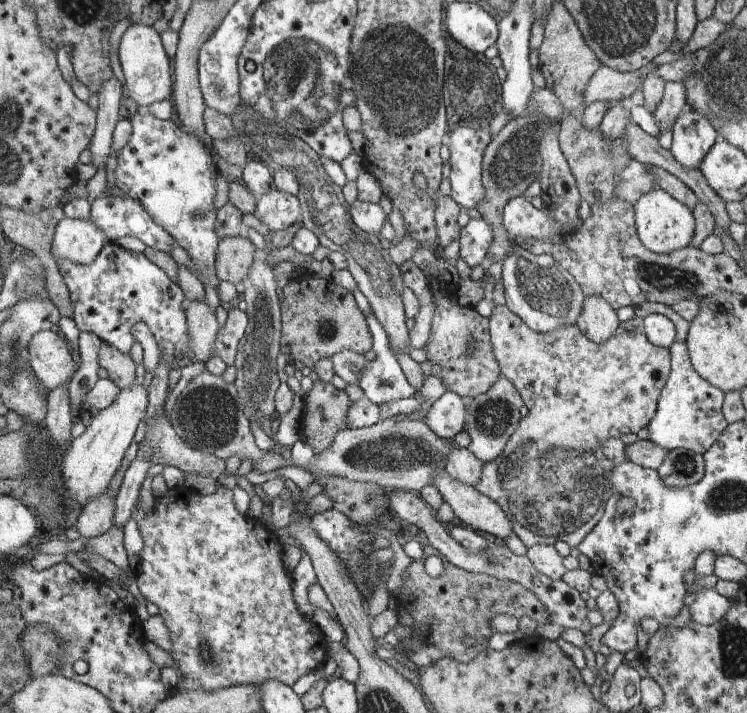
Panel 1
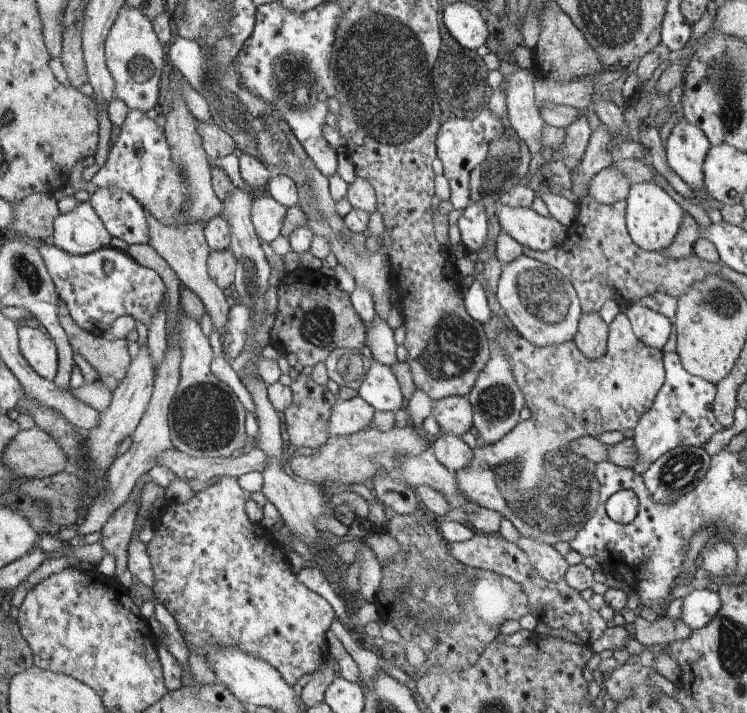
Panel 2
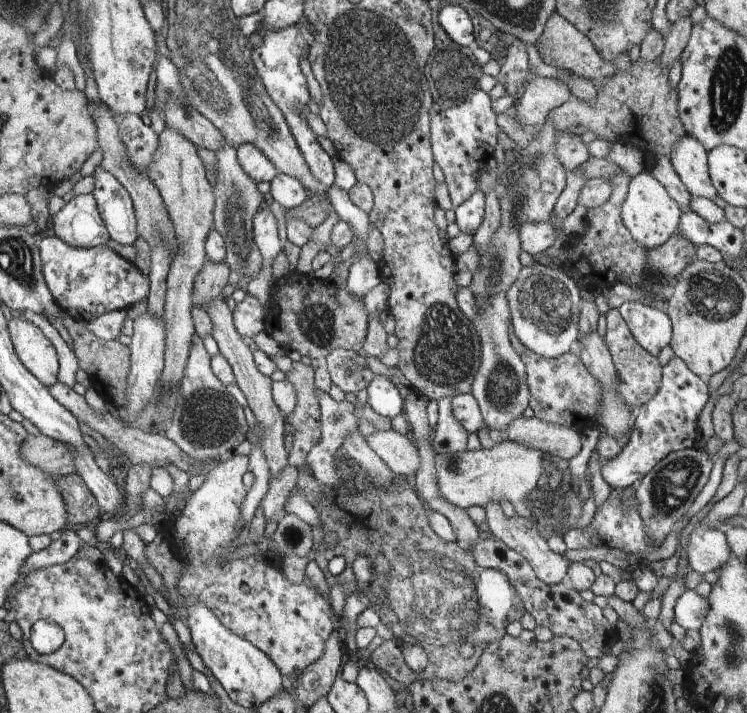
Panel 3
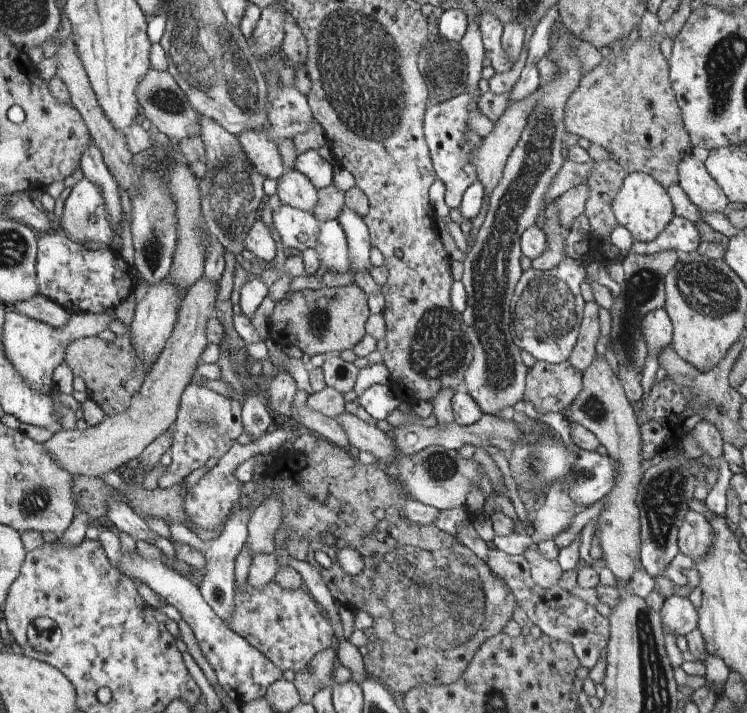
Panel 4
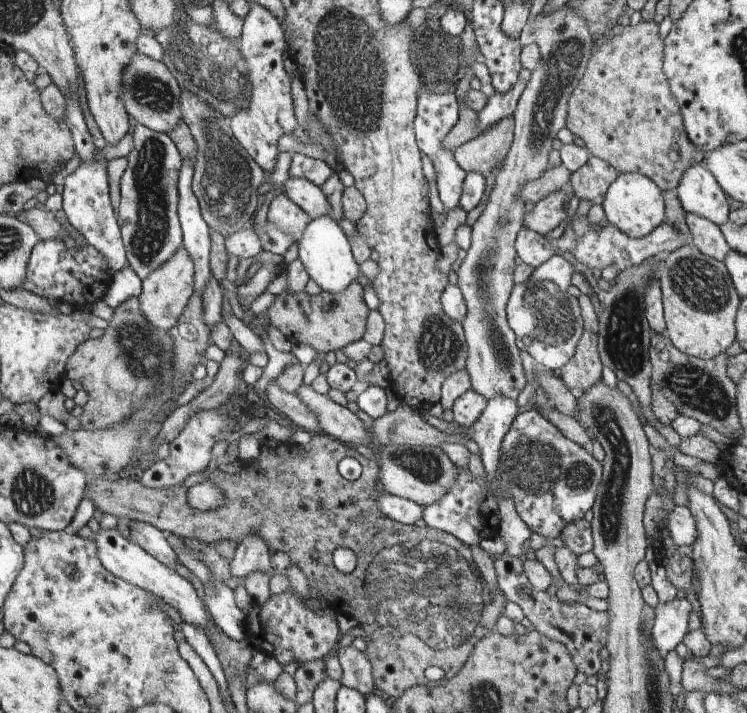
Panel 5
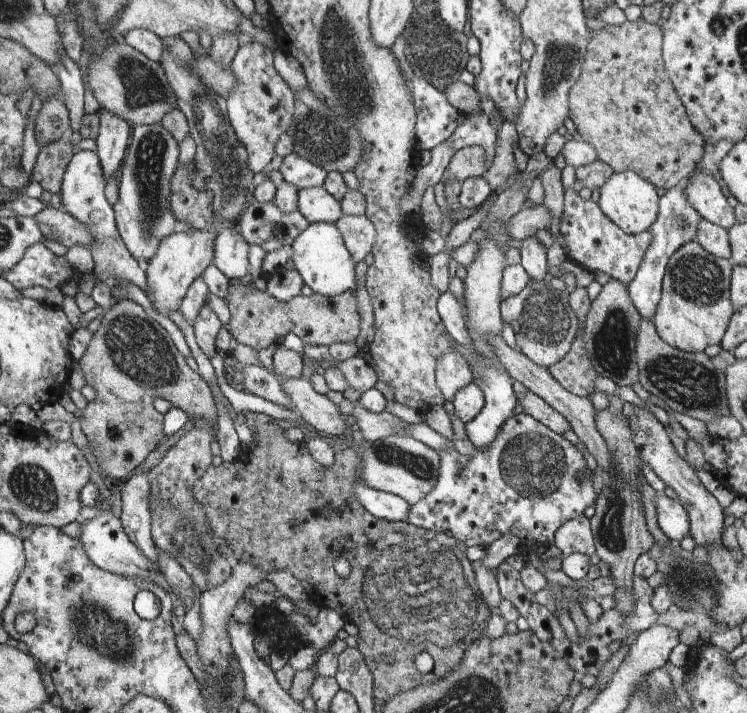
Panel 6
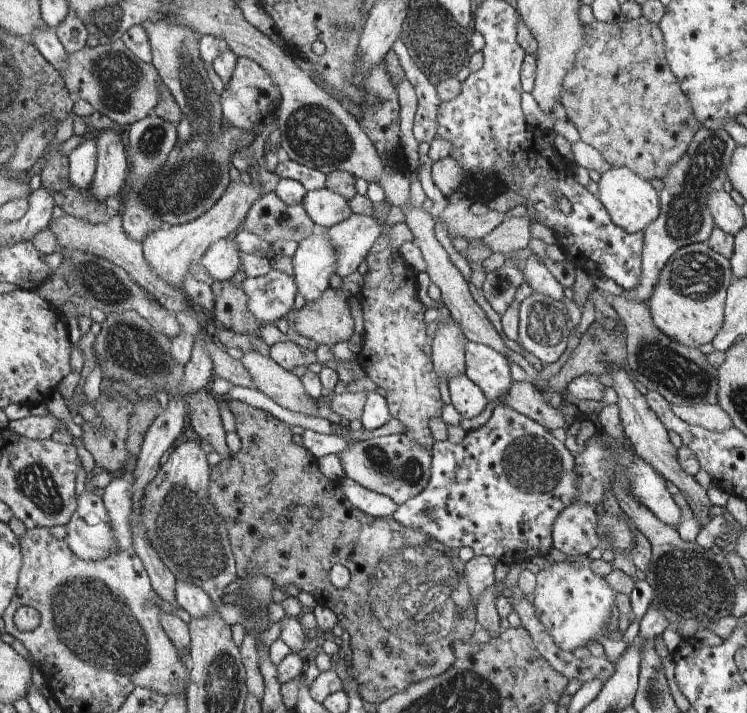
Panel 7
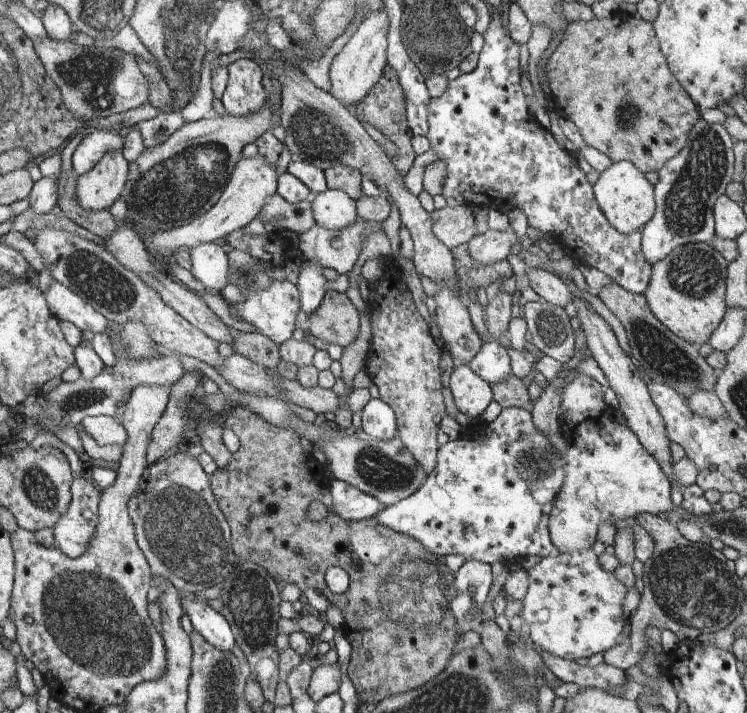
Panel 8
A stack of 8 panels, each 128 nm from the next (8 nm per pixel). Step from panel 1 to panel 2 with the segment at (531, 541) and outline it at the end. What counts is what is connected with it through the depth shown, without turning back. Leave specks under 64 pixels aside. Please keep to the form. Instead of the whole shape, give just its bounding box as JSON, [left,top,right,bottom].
[455,313,666,546]

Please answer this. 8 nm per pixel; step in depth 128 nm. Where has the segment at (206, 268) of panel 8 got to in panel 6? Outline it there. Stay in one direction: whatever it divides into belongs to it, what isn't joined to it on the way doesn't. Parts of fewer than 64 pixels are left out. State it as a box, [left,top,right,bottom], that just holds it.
[213,225,249,279]

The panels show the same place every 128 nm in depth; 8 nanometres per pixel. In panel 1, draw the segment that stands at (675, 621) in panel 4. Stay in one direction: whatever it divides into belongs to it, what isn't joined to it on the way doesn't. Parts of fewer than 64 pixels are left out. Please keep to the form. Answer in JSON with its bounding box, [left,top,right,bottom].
[689,588,730,626]

